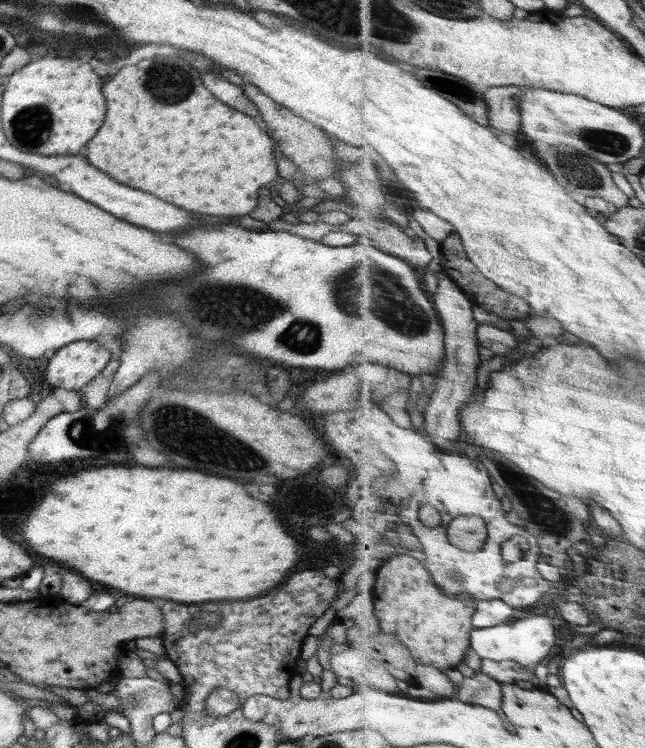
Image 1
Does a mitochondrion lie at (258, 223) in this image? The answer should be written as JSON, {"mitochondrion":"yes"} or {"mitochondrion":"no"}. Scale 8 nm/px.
{"mitochondrion":"no"}

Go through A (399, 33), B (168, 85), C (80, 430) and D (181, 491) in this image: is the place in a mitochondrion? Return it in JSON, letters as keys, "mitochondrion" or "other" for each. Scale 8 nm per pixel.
{"A":"mitochondrion","B":"mitochondrion","C":"mitochondrion","D":"other"}

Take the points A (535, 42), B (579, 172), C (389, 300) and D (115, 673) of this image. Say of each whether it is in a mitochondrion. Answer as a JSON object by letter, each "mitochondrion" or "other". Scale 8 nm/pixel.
{"A":"other","B":"mitochondrion","C":"mitochondrion","D":"other"}

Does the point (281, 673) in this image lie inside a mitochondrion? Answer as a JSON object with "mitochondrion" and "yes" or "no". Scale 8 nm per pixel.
{"mitochondrion":"no"}

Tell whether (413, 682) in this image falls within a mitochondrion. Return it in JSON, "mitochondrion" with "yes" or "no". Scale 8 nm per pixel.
{"mitochondrion":"no"}

